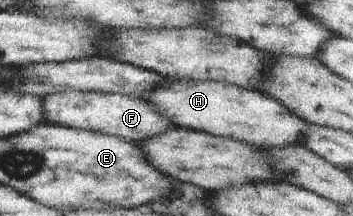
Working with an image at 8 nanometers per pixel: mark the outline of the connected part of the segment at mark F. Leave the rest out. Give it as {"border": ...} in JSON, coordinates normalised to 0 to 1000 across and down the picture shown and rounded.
{"border":[[[181,417],[161,435],[136,435],[122,454],[122,519],[142,574],[283,611],[382,662],[411,653],[419,630],[439,630],[490,588],[484,560],[448,528],[414,463],[300,426]]]}

